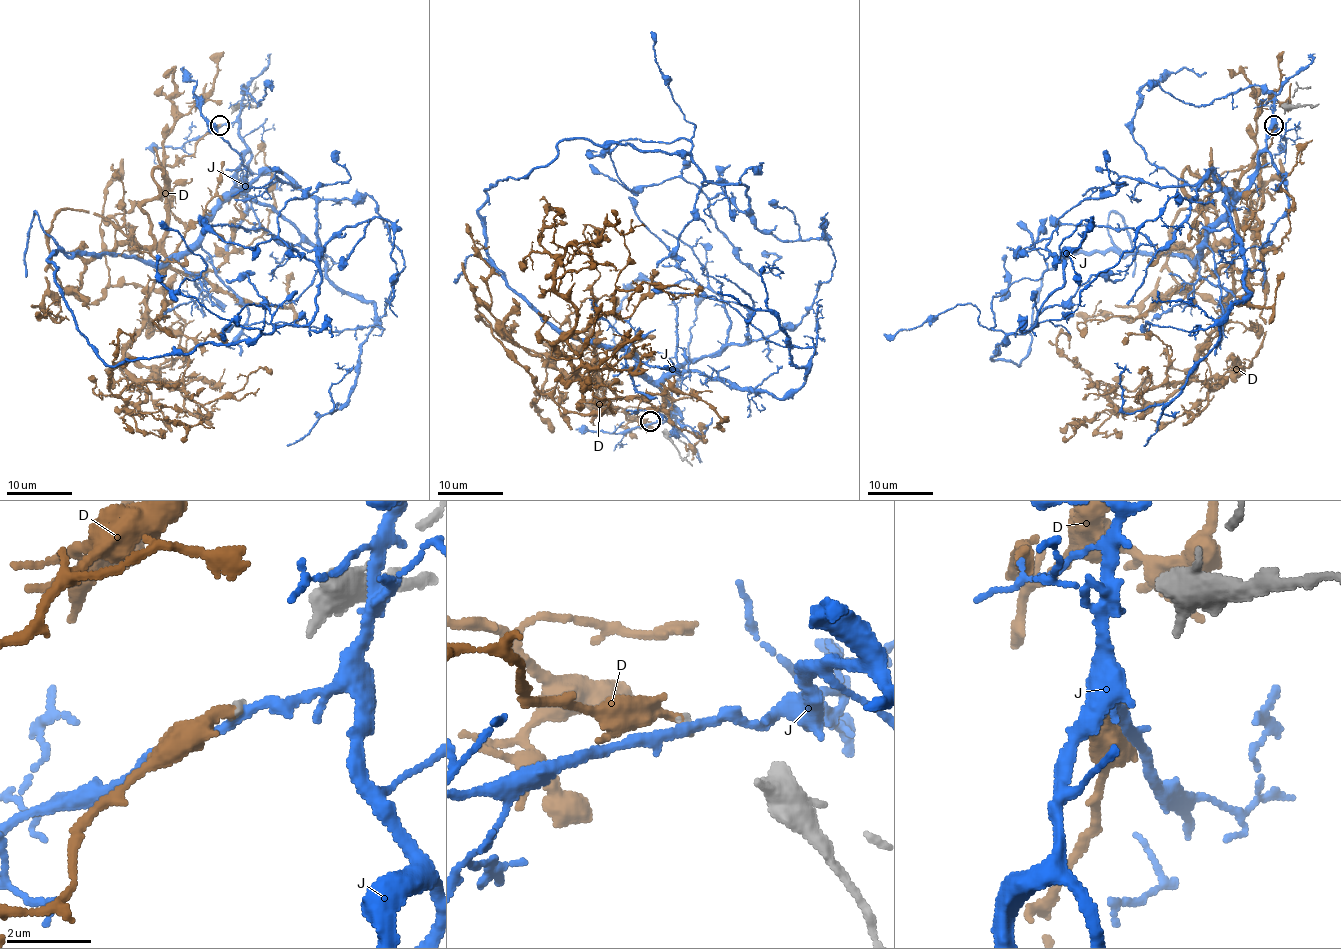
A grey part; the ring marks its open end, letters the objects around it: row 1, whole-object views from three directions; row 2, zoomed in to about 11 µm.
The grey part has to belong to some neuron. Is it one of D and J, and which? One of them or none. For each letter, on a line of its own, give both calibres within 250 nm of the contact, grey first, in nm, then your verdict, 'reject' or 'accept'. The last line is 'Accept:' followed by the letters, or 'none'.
D: calibres 150 and 180 nm; accept
J: calibres 150 and 240 nm; reject
Accept: D

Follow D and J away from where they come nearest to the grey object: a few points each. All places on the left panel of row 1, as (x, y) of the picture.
D: (220, 125), (165, 165), (165, 271), (122, 367), (145, 400), (124, 408), (109, 390), (122, 332), (129, 348)
J: (220, 125), (186, 250), (48, 260), (109, 366), (306, 325), (277, 219), (332, 151)

